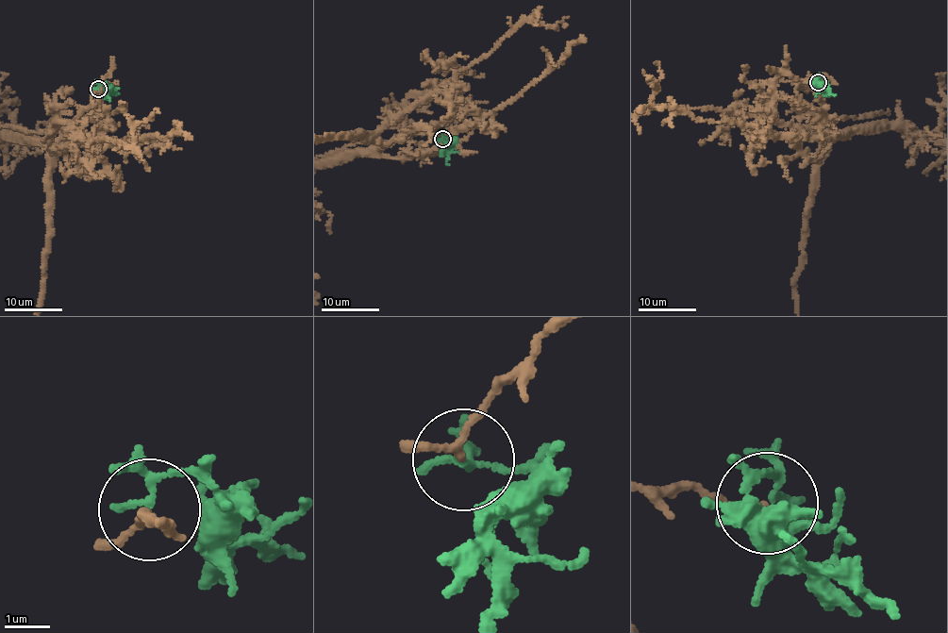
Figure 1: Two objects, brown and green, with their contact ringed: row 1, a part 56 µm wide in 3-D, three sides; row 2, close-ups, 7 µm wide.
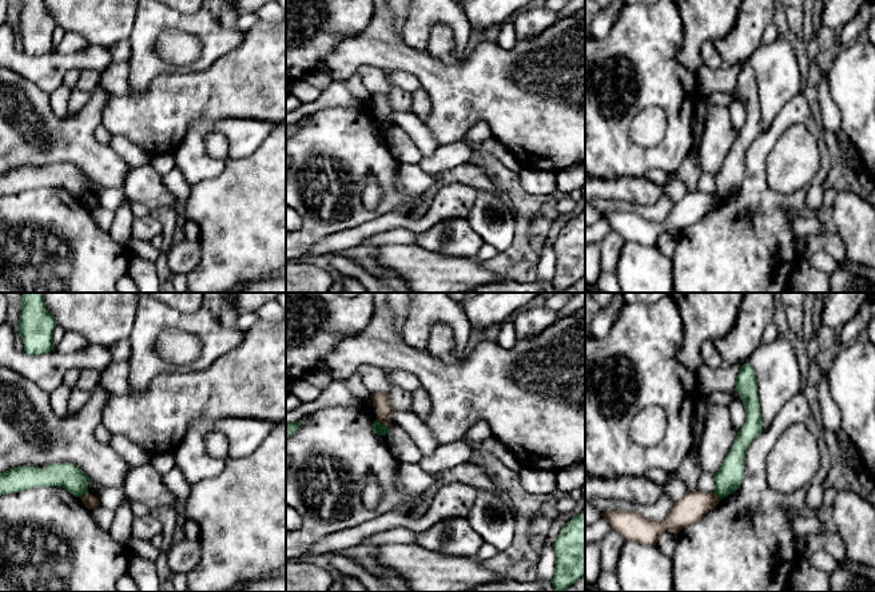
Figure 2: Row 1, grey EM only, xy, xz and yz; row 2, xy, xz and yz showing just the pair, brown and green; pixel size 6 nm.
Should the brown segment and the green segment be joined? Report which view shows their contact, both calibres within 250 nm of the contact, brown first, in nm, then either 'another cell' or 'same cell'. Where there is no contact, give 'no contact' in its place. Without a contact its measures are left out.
xz | 100/70 nm | another cell

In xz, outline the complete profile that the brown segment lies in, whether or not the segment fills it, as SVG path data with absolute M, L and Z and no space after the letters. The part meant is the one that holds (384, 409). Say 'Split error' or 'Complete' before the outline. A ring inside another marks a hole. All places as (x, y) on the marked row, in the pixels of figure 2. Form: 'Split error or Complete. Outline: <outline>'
Complete. Outline: M389 392L370 394L370 398L375 404L375 406L377 406L377 420L381 424L387 425L389 428L394 428L391 421L390 421L390 416L395 410L390 405Z

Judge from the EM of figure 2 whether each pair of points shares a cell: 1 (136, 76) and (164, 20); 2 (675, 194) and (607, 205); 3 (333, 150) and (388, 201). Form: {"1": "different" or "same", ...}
{"1": "same", "2": "different", "3": "same"}

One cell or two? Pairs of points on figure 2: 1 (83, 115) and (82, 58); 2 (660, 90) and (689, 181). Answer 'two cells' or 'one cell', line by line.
1: two cells
2: two cells

